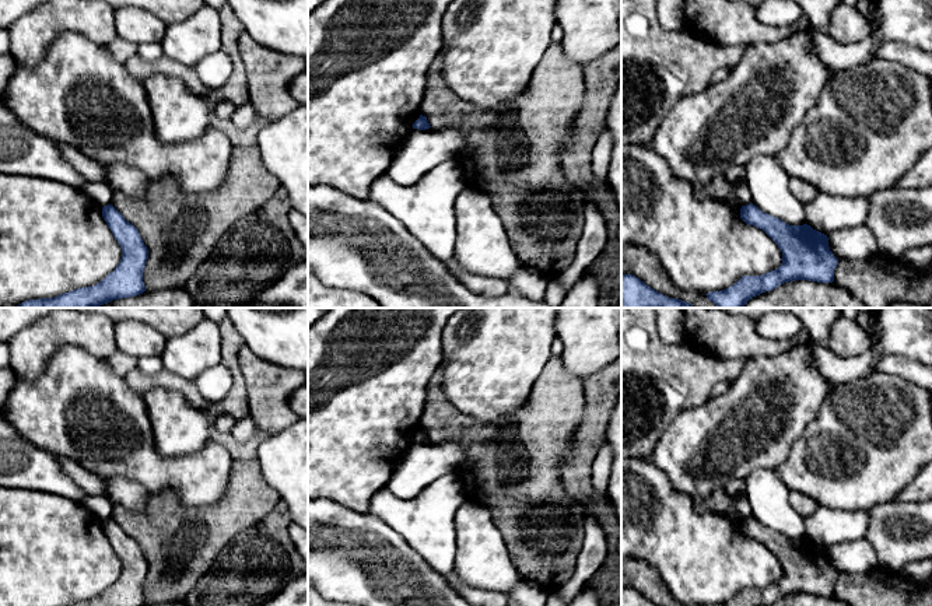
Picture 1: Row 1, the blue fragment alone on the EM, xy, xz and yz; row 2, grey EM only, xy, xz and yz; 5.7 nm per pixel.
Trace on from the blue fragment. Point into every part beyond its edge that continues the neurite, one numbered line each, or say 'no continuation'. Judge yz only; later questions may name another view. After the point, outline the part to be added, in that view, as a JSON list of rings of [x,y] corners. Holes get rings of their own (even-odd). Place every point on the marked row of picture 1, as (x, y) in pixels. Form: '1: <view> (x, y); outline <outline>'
1: yz (719, 189); outline [[[723,175],[715,176],[709,183],[696,192],[698,199],[714,199],[726,203],[732,209],[742,209],[735,196],[733,185]]]

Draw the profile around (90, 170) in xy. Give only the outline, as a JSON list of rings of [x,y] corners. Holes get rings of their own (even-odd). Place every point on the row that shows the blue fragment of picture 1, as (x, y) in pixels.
[[[57,141],[55,144],[63,158],[70,162],[85,181],[98,182],[105,179],[105,168],[101,162],[87,157],[73,146]]]

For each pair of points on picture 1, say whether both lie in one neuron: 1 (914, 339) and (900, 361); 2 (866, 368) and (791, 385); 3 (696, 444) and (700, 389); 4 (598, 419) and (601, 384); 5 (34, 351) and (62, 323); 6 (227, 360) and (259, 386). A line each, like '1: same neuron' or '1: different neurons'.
1: different neurons
2: different neurons
3: different neurons
4: same neuron
5: same neuron
6: different neurons

